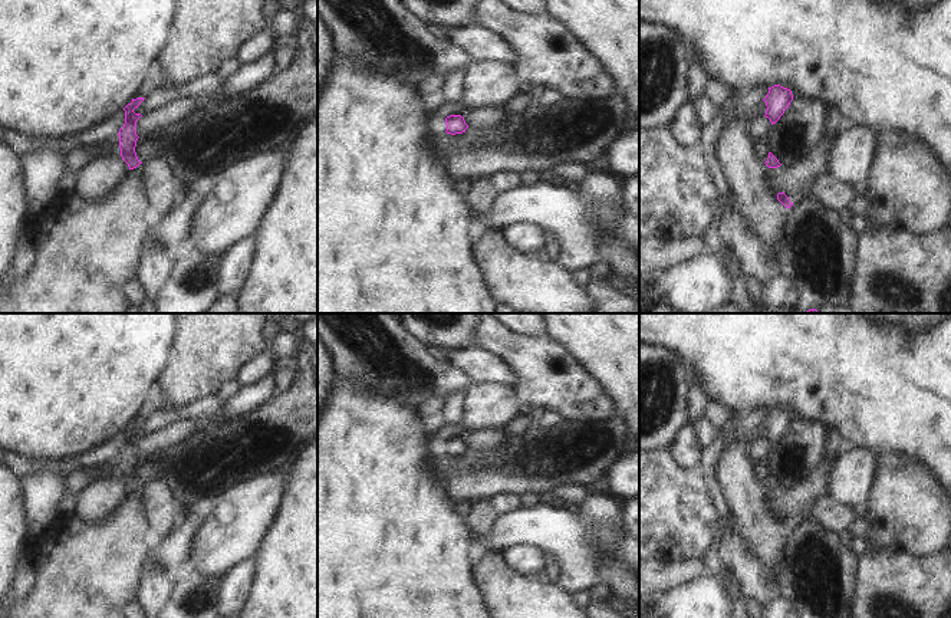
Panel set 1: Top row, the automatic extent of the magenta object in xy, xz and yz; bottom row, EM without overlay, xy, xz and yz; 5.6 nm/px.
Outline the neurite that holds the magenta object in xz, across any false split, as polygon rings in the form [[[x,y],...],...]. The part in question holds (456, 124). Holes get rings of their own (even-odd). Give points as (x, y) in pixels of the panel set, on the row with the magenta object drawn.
[[[450,115],[445,118],[445,125],[447,125],[447,134],[455,135],[455,134],[463,134],[468,128],[465,124],[464,118],[461,115]]]

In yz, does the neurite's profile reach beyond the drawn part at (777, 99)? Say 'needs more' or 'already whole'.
already whole

